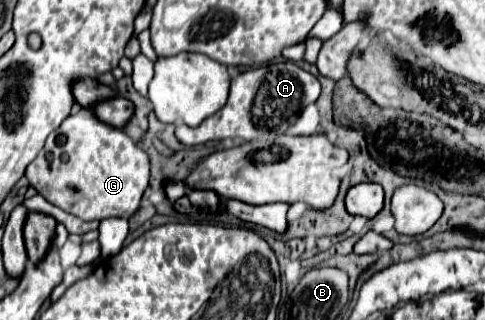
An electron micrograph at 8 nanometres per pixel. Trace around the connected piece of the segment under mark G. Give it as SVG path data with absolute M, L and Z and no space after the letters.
M80 109L46 139L44 149L28 165L30 185L60 209L82 221L102 221L108 217L132 217L140 209L142 195L150 179L148 155L116 127L100 123L90 109Z

